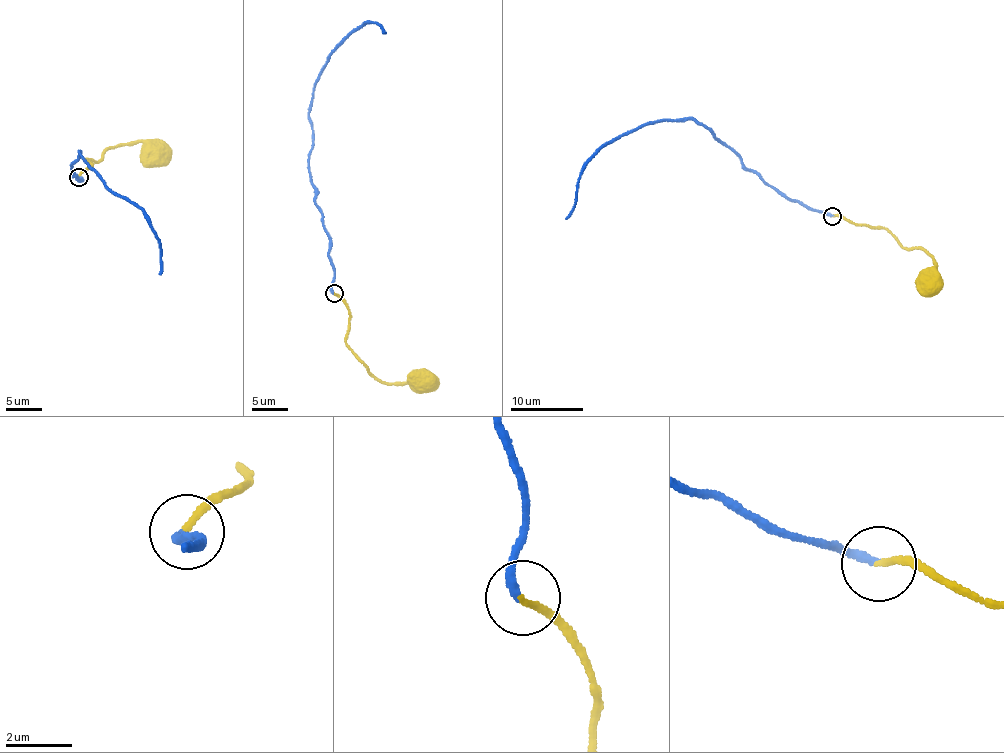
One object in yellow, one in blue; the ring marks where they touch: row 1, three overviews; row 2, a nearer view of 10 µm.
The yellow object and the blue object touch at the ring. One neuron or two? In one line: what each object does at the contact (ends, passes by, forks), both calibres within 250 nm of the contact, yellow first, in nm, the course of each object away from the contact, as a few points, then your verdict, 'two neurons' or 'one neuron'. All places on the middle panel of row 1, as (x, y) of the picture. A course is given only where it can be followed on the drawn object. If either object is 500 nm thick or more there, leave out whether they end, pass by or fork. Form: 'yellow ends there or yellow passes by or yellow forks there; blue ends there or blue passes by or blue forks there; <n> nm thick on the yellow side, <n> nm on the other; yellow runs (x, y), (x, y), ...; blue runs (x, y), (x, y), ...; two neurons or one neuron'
yellow ends there; blue ends there; 200 nm thick on the yellow side, 240 nm on the other; yellow runs (334, 292), (349, 312), (346, 344), (367, 371), (389, 383), (422, 381); blue runs (332, 292), (330, 236), (308, 155), (313, 84), (326, 57), (357, 27), (378, 23), (384, 32); one neuron

